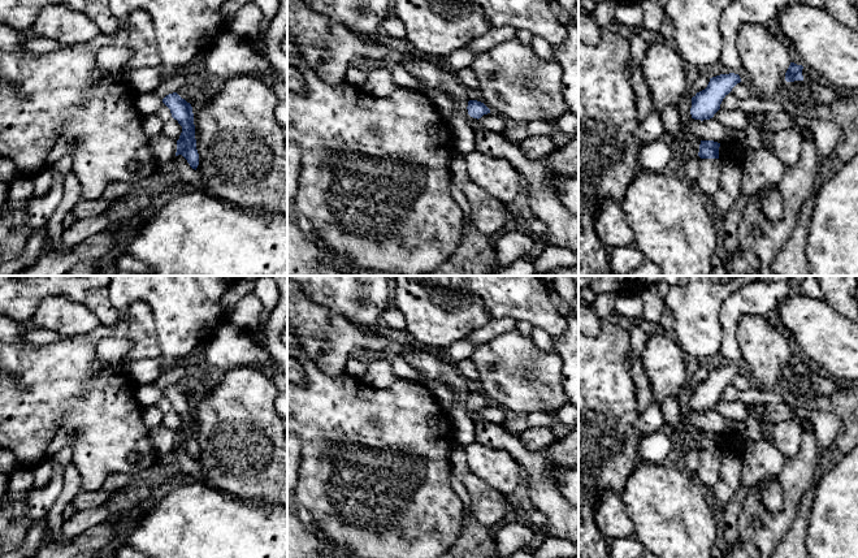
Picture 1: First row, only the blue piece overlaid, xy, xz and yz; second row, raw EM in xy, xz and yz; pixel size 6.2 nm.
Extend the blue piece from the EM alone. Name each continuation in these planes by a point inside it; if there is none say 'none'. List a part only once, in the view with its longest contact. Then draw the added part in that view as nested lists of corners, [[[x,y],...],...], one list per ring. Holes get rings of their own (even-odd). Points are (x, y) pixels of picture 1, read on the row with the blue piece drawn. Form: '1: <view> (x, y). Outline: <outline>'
none

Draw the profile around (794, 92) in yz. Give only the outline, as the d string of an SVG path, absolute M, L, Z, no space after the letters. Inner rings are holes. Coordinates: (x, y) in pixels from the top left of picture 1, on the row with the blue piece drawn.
M802 81L786 82L780 95L788 101L790 109L806 113L809 96Z

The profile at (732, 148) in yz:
M740 137L734 140L731 140L731 142L727 142L727 143L720 143L719 159L736 157L741 153L742 150L744 148L741 146Z

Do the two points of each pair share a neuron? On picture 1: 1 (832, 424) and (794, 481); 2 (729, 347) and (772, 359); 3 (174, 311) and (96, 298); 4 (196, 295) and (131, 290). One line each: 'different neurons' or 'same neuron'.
1: different neurons
2: different neurons
3: different neurons
4: same neuron

